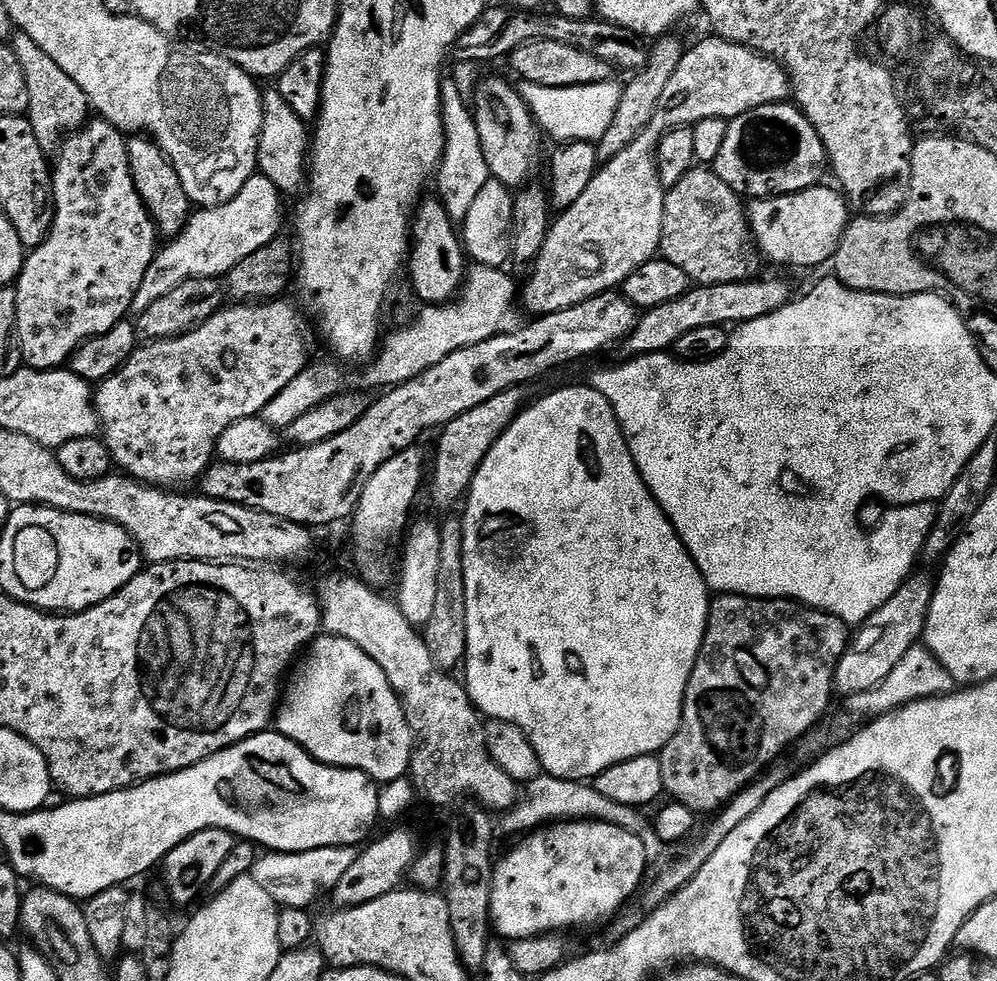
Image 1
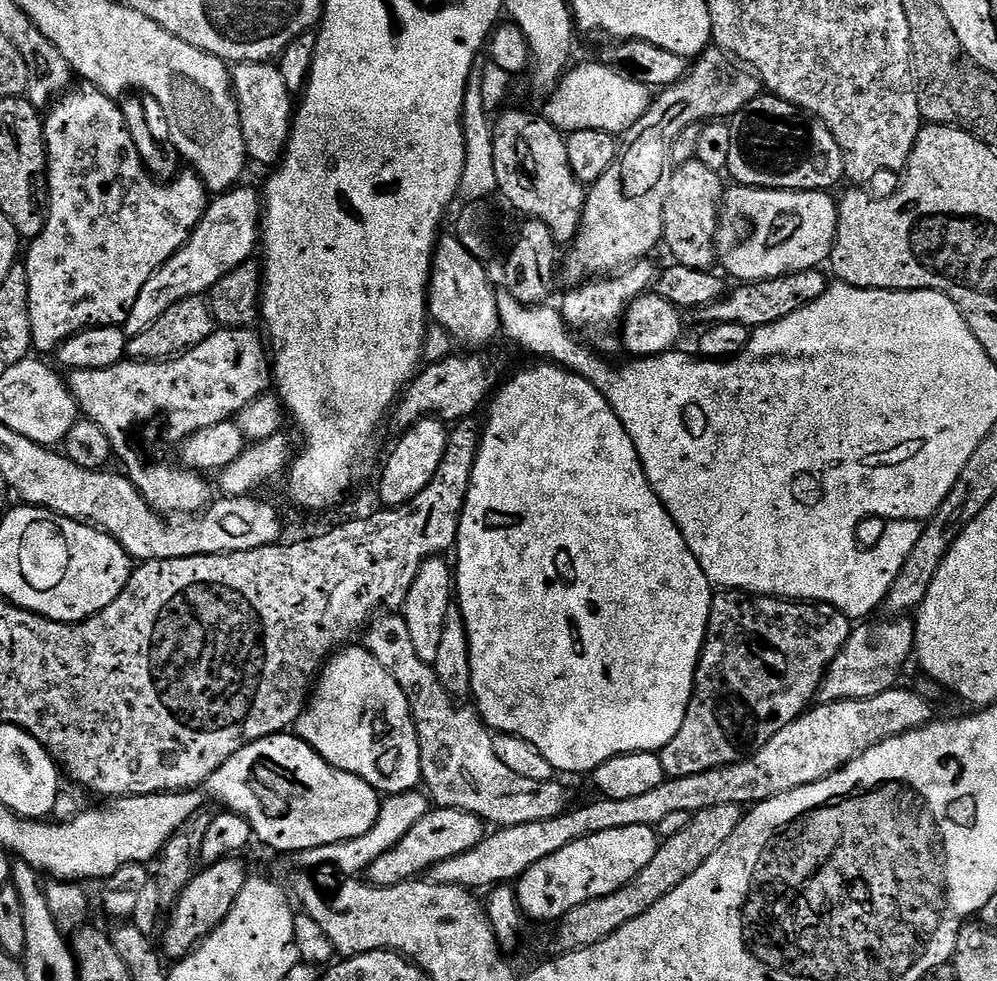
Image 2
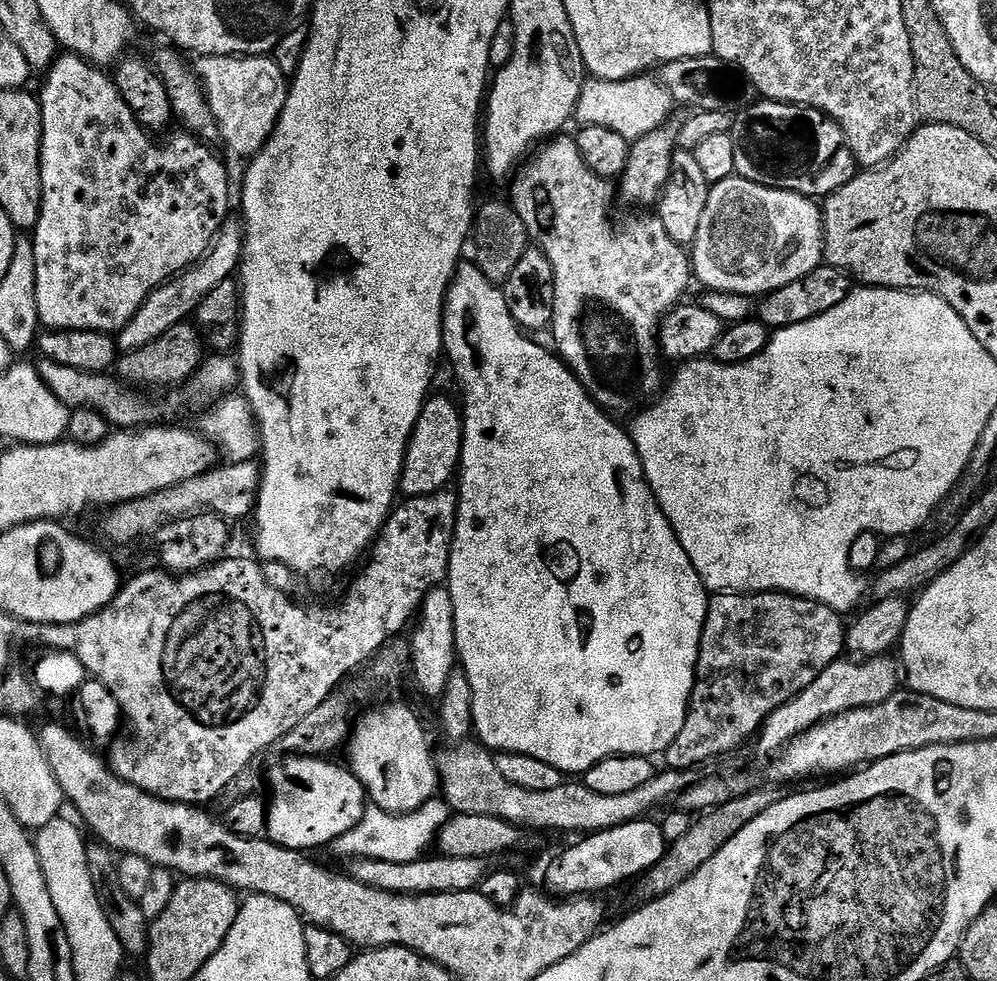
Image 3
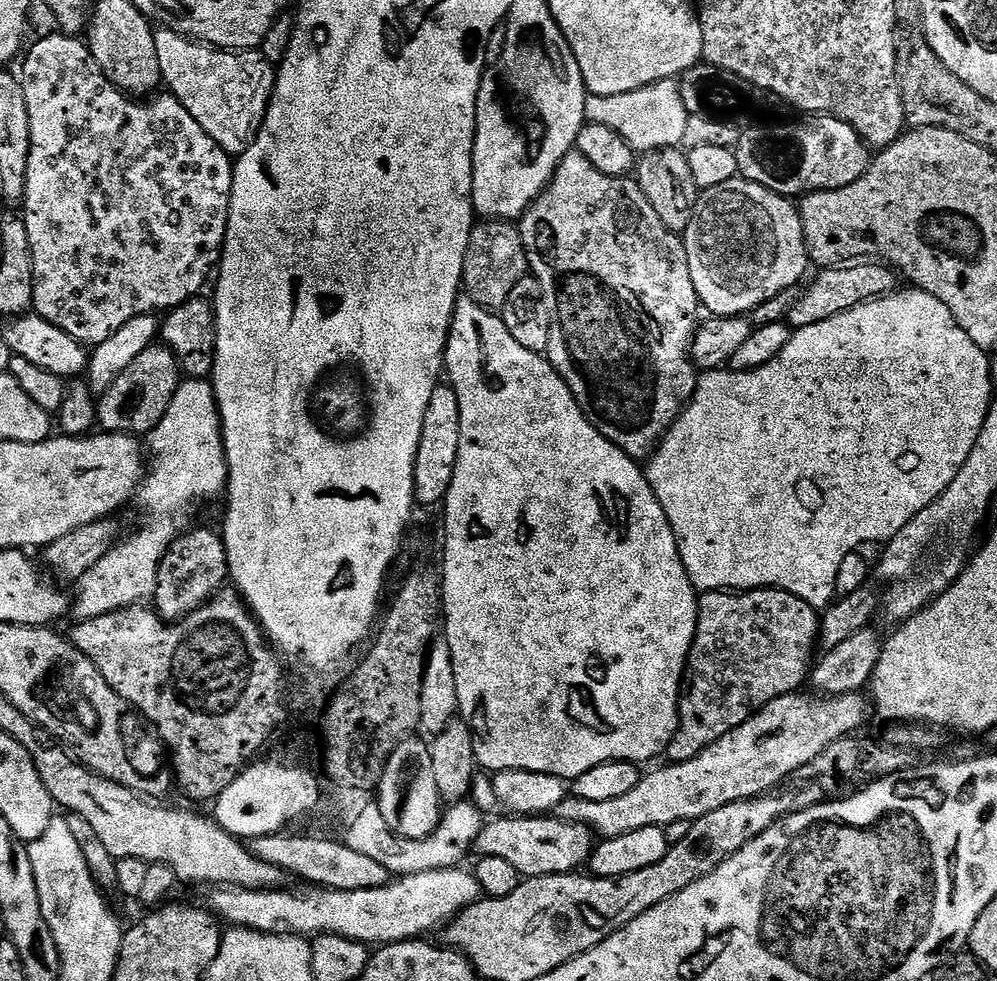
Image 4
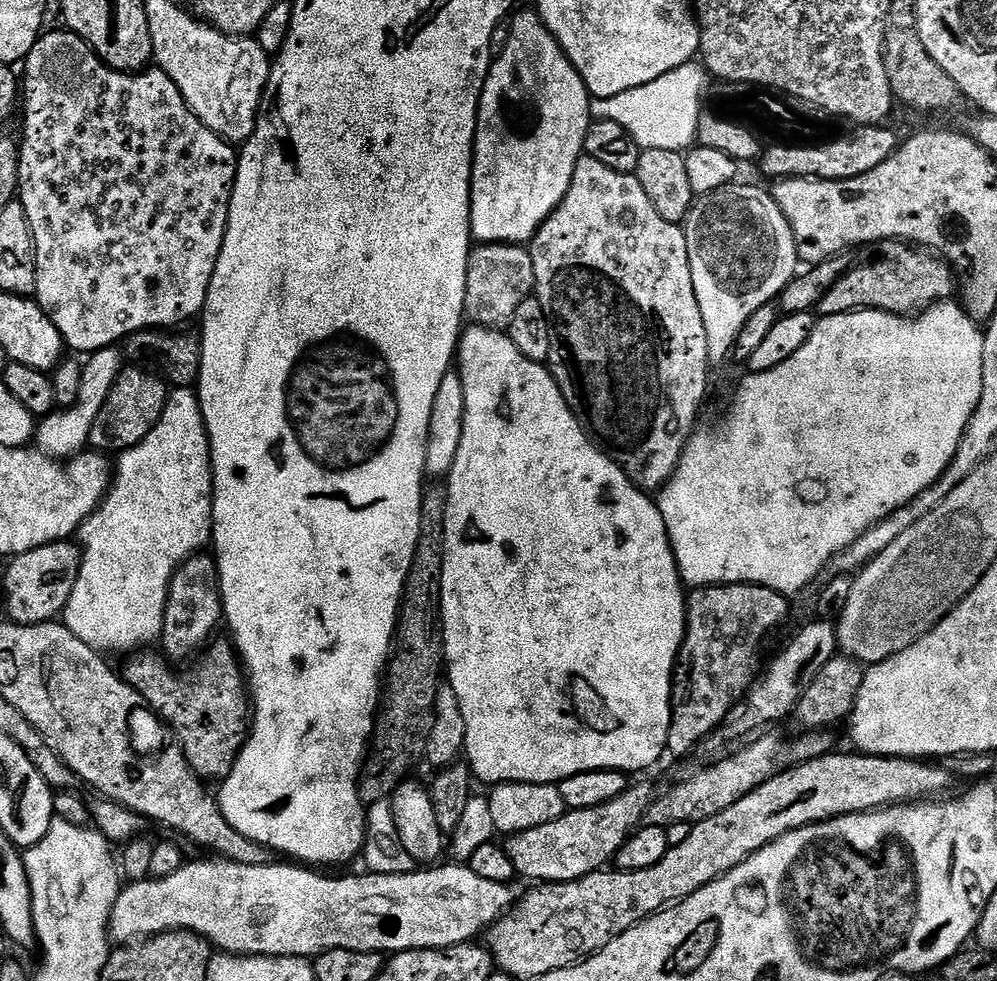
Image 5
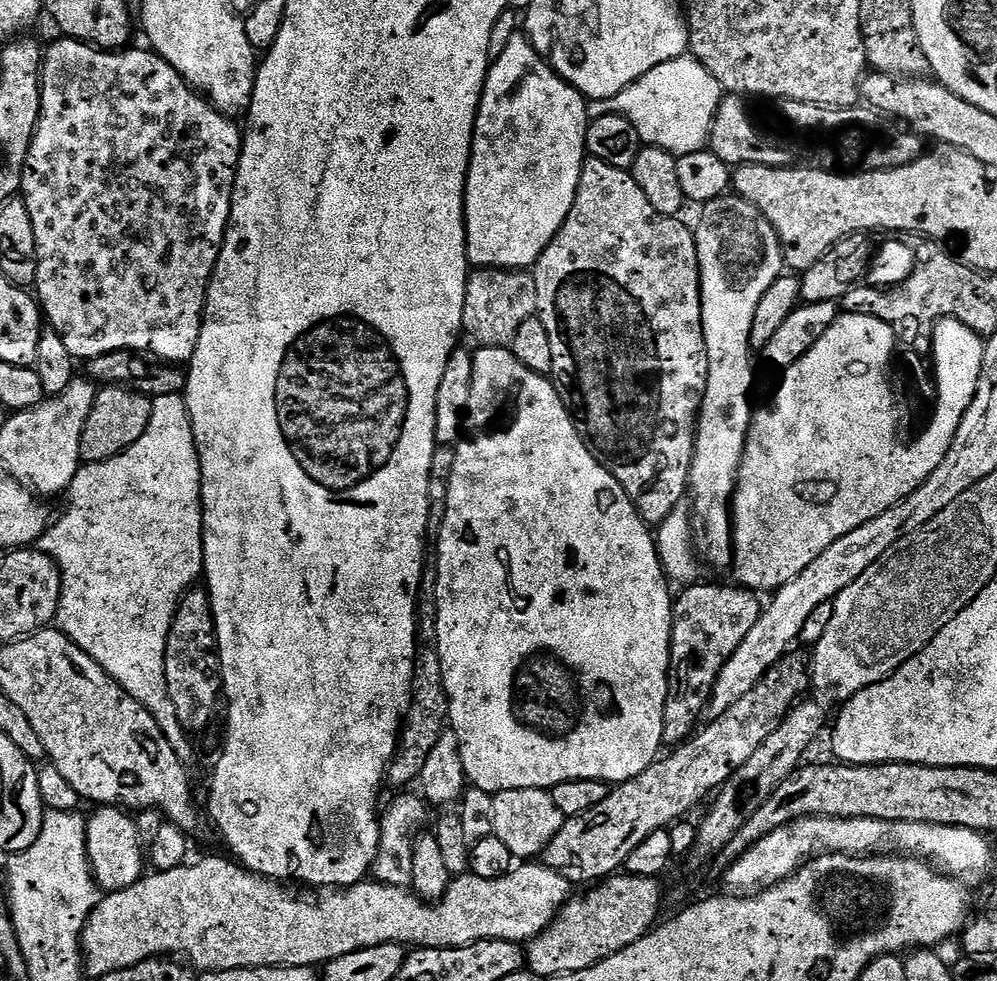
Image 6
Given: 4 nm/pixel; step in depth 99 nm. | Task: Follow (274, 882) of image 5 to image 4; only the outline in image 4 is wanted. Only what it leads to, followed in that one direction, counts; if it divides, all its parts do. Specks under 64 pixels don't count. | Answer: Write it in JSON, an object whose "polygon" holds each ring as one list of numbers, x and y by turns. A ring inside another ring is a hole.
{"polygon":[[463,867,443,868,442,870,430,870,425,874,402,876,393,879,385,888,374,890,354,890,353,892,339,892,333,888,305,887,305,892,284,892,285,890,269,890,255,892,245,888,217,887,212,896,210,908,213,913,225,925,239,926,241,928,253,928,259,932,278,932,281,934,295,934,305,938,315,938,321,934,341,936,347,940,357,940,360,944,369,946,383,946,396,944,399,940,414,940,423,937,424,932,432,932,436,927,447,925,453,916,458,915,462,909,475,904,481,899,480,884,476,881,471,871,463,872],[428,880,428,881,427,881],[424,883,416,892,416,884],[429,896,432,901,425,908,416,912,416,904,420,904],[440,924,440,925,439,925]]}

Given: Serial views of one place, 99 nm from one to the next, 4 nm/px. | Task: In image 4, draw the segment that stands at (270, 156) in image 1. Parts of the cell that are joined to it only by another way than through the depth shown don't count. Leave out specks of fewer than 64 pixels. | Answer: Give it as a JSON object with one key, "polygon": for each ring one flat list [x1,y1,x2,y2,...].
{"polygon":[[161,27,156,32,158,46,158,66,162,66,162,81,168,84,167,91,190,110,194,122,222,146,222,150,233,158,240,156,251,146,262,122,266,118,272,88,276,84,274,65,256,50,221,50,194,40,179,36,169,28]]}

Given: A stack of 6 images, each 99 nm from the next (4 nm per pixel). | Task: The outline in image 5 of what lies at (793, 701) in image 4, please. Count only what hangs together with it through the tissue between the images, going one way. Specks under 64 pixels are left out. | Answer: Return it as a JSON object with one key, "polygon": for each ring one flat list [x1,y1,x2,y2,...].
{"polygon":[[824,730,805,731,800,734,804,736,798,737,797,740,783,740,780,736,768,735,772,734,757,735,748,742,753,744,745,743,740,746,745,748,738,749,733,756,728,756,725,760,720,760,717,764,686,777,669,792,664,792,661,796,659,793,648,808,647,823,658,828,667,828,672,823,686,822,694,825,706,818,714,818,714,814,722,814,726,806,734,806,738,798,750,794,750,790,762,786,762,782,774,778,784,769,819,756,827,756,834,748,831,738,827,736,829,733]]}

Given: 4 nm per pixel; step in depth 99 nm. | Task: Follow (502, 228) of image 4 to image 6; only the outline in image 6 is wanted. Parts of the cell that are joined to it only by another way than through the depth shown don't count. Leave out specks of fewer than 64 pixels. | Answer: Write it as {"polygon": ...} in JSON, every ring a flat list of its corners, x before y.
{"polygon":[[476,268,469,275,462,310,462,328,485,348,507,348,526,318,538,313,538,286,532,272,515,268]]}

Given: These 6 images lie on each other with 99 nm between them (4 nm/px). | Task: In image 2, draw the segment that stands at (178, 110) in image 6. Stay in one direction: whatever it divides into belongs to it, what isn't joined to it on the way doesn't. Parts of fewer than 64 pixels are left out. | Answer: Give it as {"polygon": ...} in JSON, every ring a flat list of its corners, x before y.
{"polygon":[[76,86,65,92,47,109,46,115,43,117,44,140,48,143,48,221,42,234,27,245,26,259,23,261,30,286,32,346,37,353,55,353,65,340,78,335,86,328,111,328,125,324,130,310,134,310,134,302,138,302,138,294,142,294,142,286,146,286,146,282,150,282,153,274,190,239,210,203,208,189,204,187,199,176,191,170,181,171,180,175,171,182,157,182,146,170,146,166,138,154,138,146,134,146,134,138,130,138,130,130,126,126,123,107,113,97,107,96,105,92,99,92,97,88,80,87,84,88]]}

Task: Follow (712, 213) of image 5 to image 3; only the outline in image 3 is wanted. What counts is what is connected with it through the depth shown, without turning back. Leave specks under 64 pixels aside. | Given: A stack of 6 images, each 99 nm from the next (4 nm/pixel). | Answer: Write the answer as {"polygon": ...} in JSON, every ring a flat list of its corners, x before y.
{"polygon":[[729,133,711,135,694,151,698,167,702,174,706,174,711,187,706,198,706,210,702,210,702,218,698,218,698,230,690,245,690,259,695,279,701,280,707,291,763,298,821,267,824,260,824,214,813,197,767,188,733,174,736,170,734,142]]}

